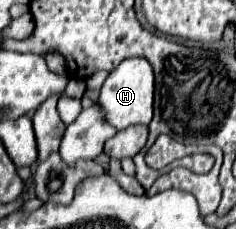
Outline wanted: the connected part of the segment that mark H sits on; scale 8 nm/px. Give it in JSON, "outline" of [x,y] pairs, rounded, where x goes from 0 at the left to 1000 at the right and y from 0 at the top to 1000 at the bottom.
{"outline":[[[559,249],[517,266],[441,354],[415,424],[415,459],[441,493],[441,528],[492,563],[534,563],[551,546],[627,546],[644,528],[653,441],[653,319],[610,249]]]}

